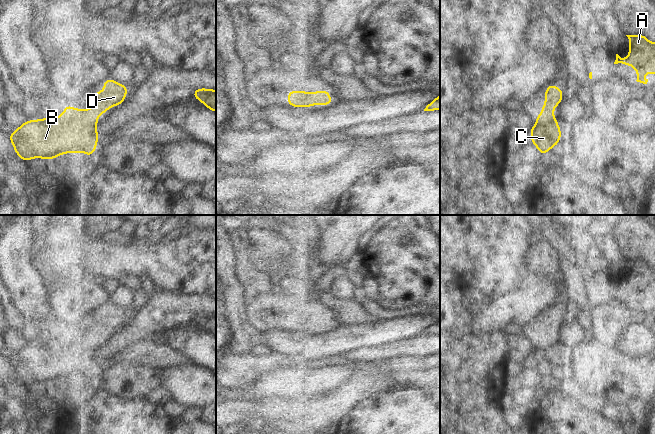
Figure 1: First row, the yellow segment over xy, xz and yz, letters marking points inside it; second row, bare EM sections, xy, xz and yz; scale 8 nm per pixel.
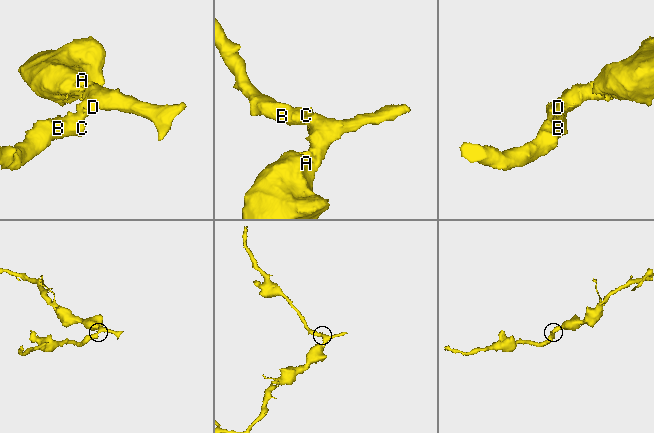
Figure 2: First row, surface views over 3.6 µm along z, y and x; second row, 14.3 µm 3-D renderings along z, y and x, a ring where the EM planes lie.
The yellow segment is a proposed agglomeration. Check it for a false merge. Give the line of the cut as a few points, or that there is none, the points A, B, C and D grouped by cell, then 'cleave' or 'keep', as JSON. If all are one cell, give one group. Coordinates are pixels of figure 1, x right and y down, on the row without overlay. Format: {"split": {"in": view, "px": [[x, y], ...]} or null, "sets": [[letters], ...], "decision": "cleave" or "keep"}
{"split": null, "sets": [["A", "B", "C", "D"]], "decision": "keep"}

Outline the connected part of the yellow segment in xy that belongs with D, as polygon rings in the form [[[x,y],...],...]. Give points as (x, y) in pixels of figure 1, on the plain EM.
[[[112,302],[103,307],[104,314],[94,317],[92,333],[64,331],[60,341],[28,344],[9,359],[14,375],[28,386],[32,382],[52,384],[65,377],[83,376],[94,379],[97,365],[97,344],[112,330],[121,329],[128,311]]]

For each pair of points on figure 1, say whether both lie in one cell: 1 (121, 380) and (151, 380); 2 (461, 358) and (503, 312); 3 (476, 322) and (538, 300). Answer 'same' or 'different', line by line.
1: same
2: different
3: same

